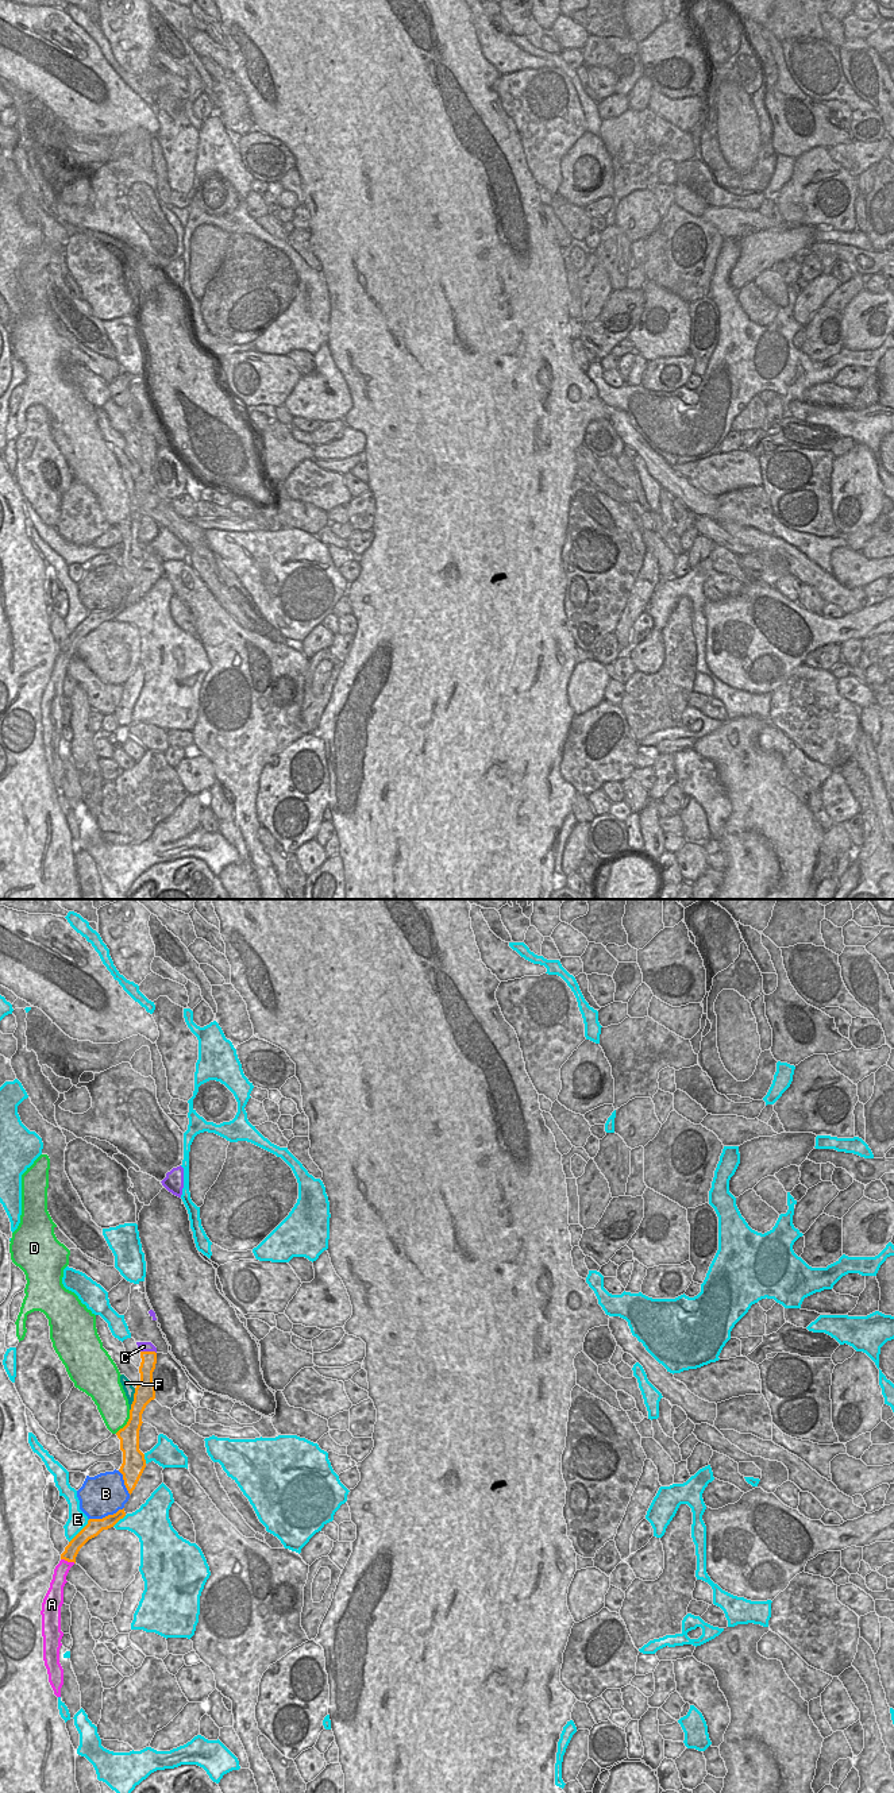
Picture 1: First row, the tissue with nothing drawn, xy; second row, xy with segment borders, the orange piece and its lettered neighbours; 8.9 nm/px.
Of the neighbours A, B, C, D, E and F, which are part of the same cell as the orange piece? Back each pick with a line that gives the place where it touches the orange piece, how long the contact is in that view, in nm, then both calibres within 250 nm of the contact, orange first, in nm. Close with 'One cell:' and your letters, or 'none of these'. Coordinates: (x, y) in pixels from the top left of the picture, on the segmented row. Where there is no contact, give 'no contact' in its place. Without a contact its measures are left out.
A: meets orange in xy at (68, 1561); contact 140 nm long; 120 nm thick on the orange side, 130 nm on the other
F: meets orange in xy at (134, 1399); contact 200 nm long; 190 nm thick on the orange side, 90 nm on the other
One cell: A, F

